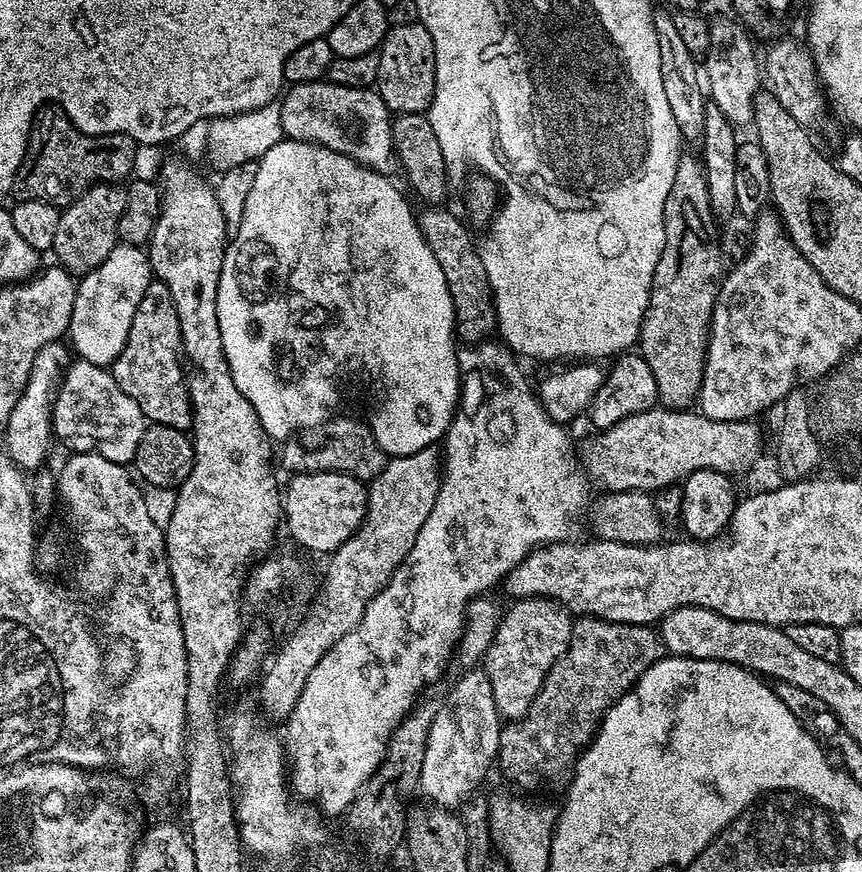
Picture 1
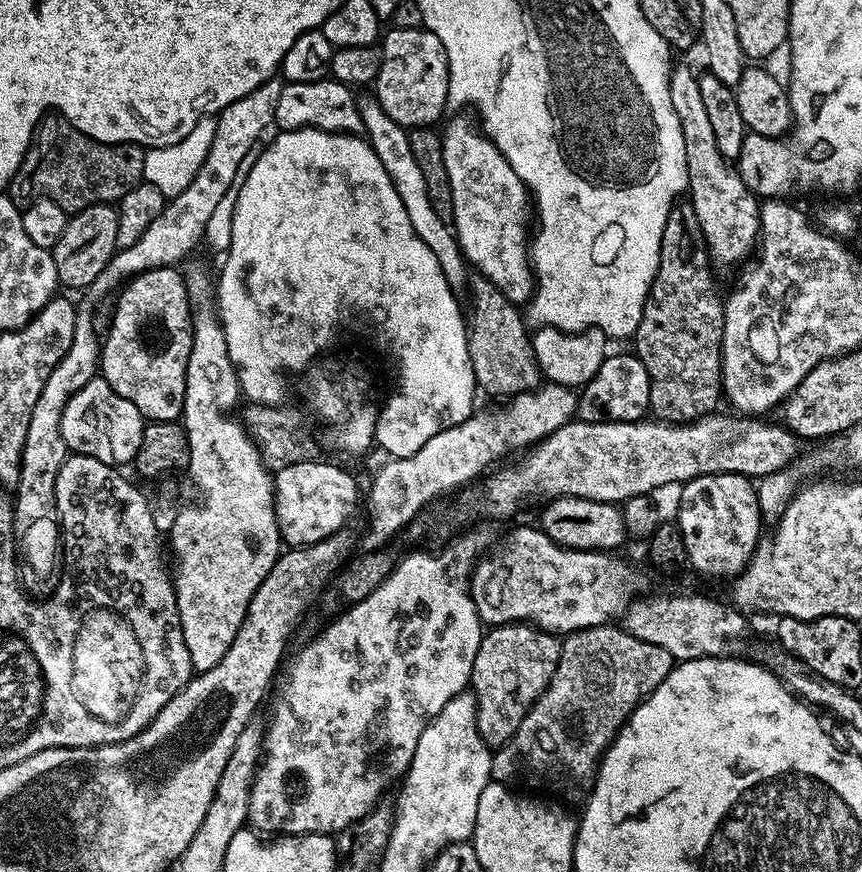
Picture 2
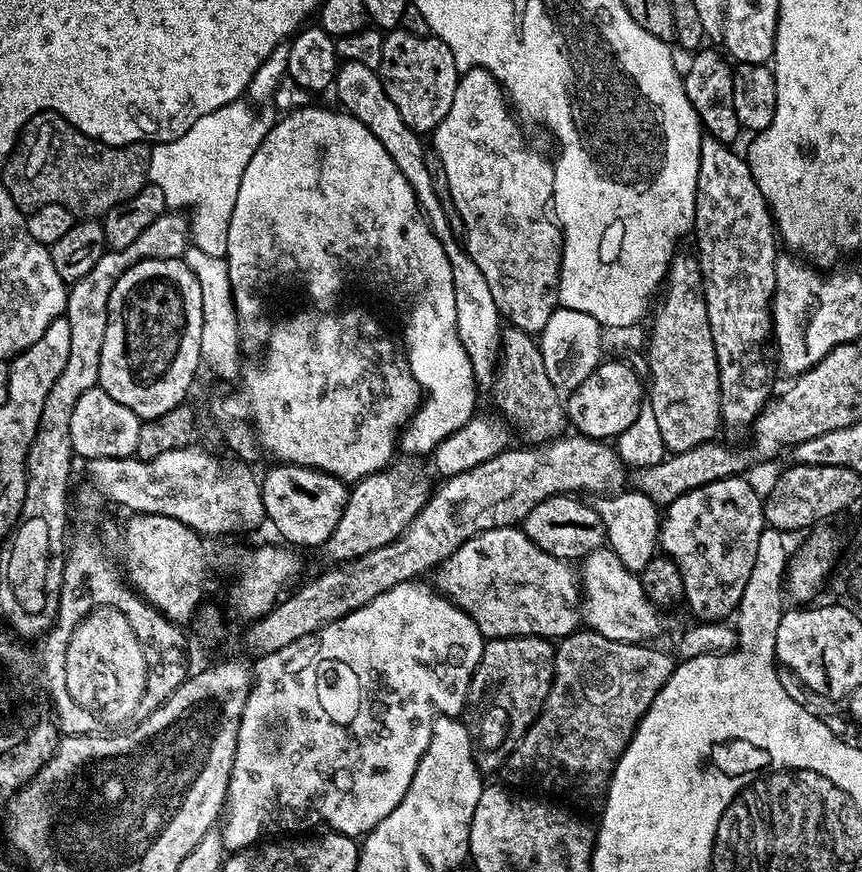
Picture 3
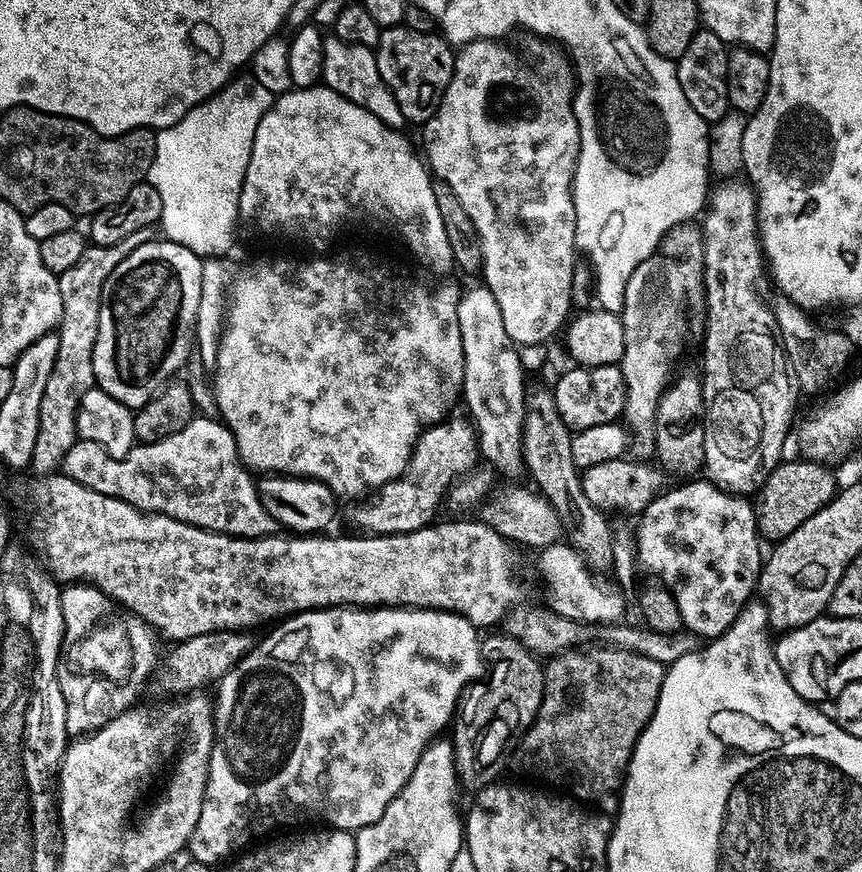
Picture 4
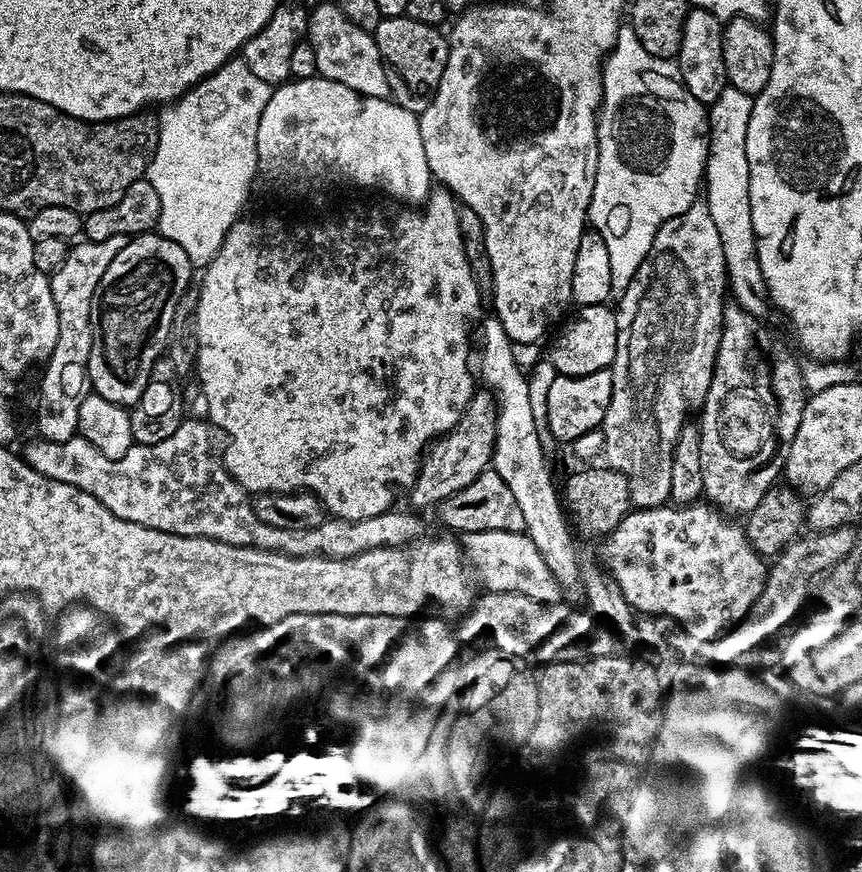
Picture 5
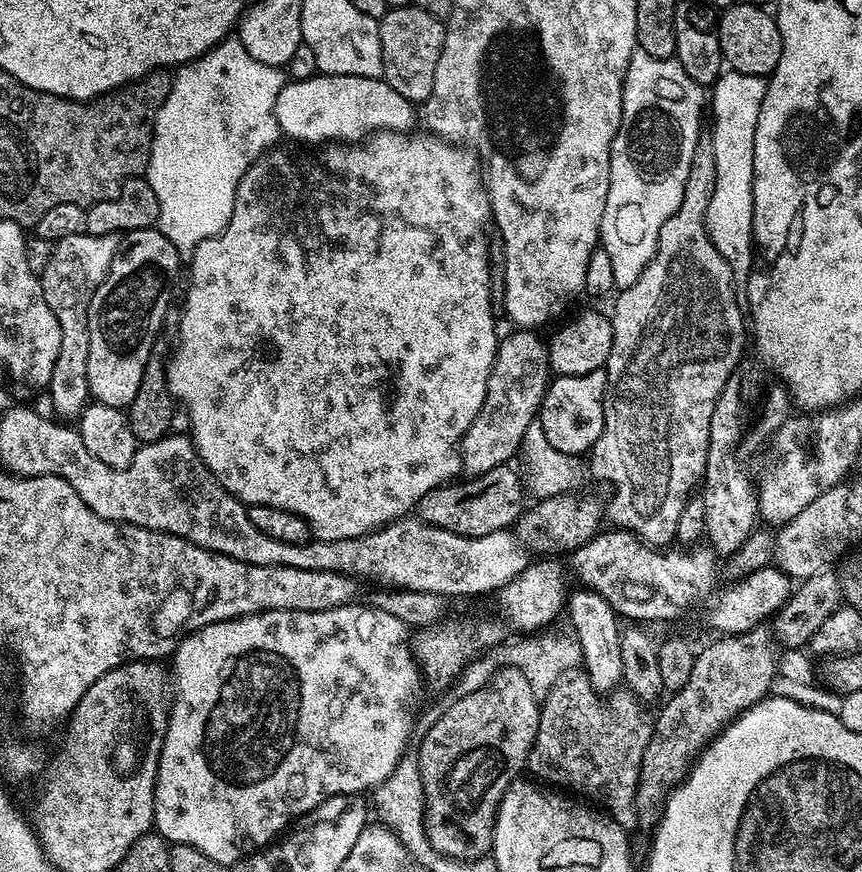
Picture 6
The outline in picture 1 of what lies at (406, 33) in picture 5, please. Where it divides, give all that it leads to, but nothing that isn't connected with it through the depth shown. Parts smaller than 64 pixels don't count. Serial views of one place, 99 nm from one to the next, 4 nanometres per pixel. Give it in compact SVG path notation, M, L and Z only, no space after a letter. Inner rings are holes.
M417 22L412 25L389 27L378 51L380 65L374 88L388 107L388 111L392 114L427 113L434 98L436 55L434 42L424 25Z

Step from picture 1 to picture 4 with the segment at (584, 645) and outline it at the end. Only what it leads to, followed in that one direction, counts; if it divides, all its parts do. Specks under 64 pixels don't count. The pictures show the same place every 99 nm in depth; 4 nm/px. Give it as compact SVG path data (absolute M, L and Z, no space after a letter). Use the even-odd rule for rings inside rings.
M592 646L587 650L559 653L543 665L543 670L544 697L532 725L524 729L515 749L521 766L561 784L565 793L601 813L615 813L620 806L620 790L632 751L656 709L664 681L665 665L630 650Z

